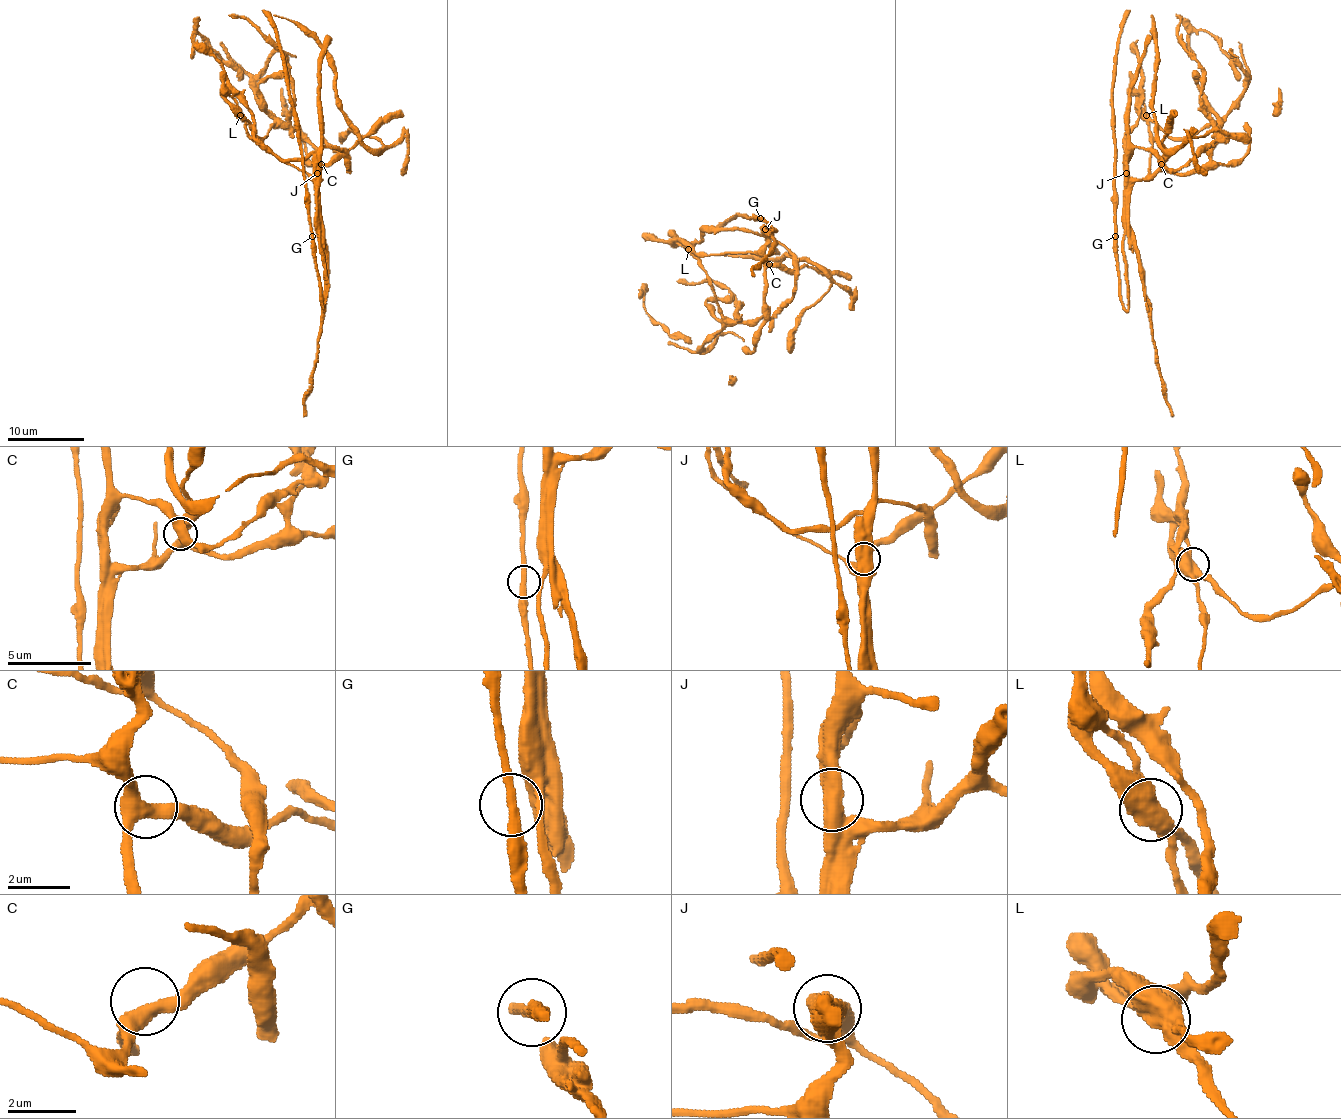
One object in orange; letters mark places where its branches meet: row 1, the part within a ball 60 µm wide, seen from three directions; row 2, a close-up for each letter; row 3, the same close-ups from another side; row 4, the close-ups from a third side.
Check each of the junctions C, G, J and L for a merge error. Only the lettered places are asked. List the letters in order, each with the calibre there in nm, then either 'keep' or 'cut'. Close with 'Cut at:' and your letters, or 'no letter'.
C: calibre 400 nm; keep
G: calibre 320 nm; keep
J: calibre 700 nm; cut
L: calibre 500 nm; cut
Cut at: J, L

